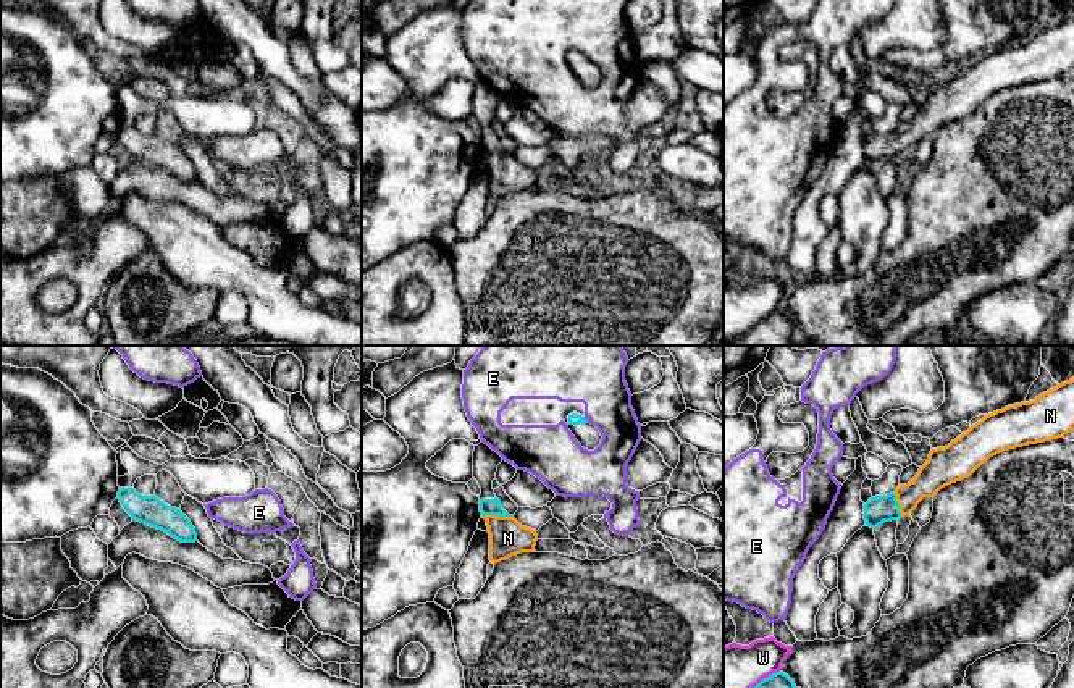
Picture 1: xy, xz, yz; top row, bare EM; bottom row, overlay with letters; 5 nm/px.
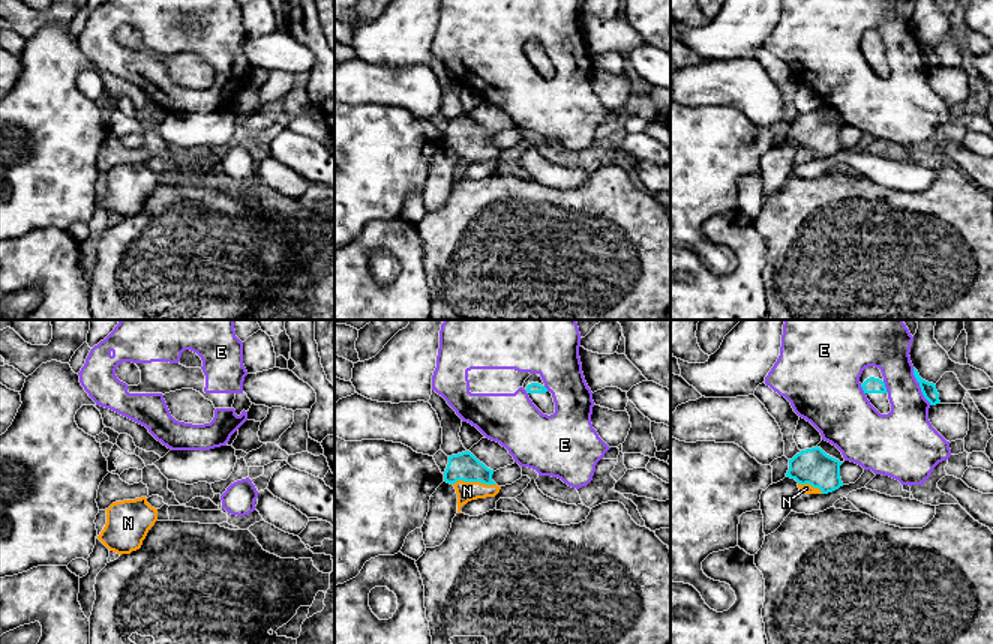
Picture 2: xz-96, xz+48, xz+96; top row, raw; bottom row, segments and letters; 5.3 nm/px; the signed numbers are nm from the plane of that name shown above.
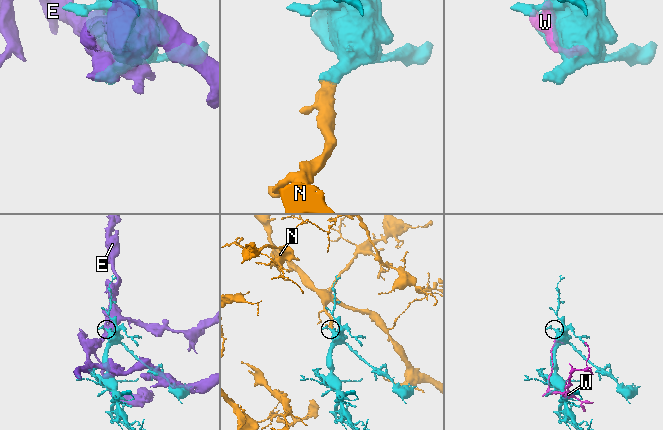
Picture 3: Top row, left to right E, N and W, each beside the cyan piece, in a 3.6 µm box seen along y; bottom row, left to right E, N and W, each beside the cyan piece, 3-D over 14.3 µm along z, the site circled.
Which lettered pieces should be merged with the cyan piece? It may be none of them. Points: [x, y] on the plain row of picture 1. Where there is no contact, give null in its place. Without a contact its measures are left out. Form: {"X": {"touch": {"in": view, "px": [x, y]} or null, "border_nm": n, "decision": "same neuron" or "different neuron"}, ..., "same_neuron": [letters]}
{"E": {"touch": {"in": "xz", "px": [587, 58]}, "border_nm": 40, "decision": "different neuron"}, "N": {"touch": {"in": "xz", "px": [498, 152]}, "border_nm": 150, "decision": "same neuron"}, "W": {"touch": {"in": "yz", "px": [753, 327]}, "border_nm": 340, "decision": "different neuron"}, "same_neuron": ["N"]}

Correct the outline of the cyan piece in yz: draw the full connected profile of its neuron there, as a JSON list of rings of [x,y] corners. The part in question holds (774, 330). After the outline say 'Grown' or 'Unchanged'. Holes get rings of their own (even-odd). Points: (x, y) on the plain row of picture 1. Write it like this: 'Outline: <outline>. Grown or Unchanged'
Outline: [[[783,310],[761,318],[748,333],[724,346],[788,346],[795,320]]]. Unchanged

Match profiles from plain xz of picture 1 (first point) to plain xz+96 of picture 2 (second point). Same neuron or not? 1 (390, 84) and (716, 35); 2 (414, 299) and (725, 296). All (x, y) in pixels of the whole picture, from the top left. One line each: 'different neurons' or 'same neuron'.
1: different neurons
2: different neurons

